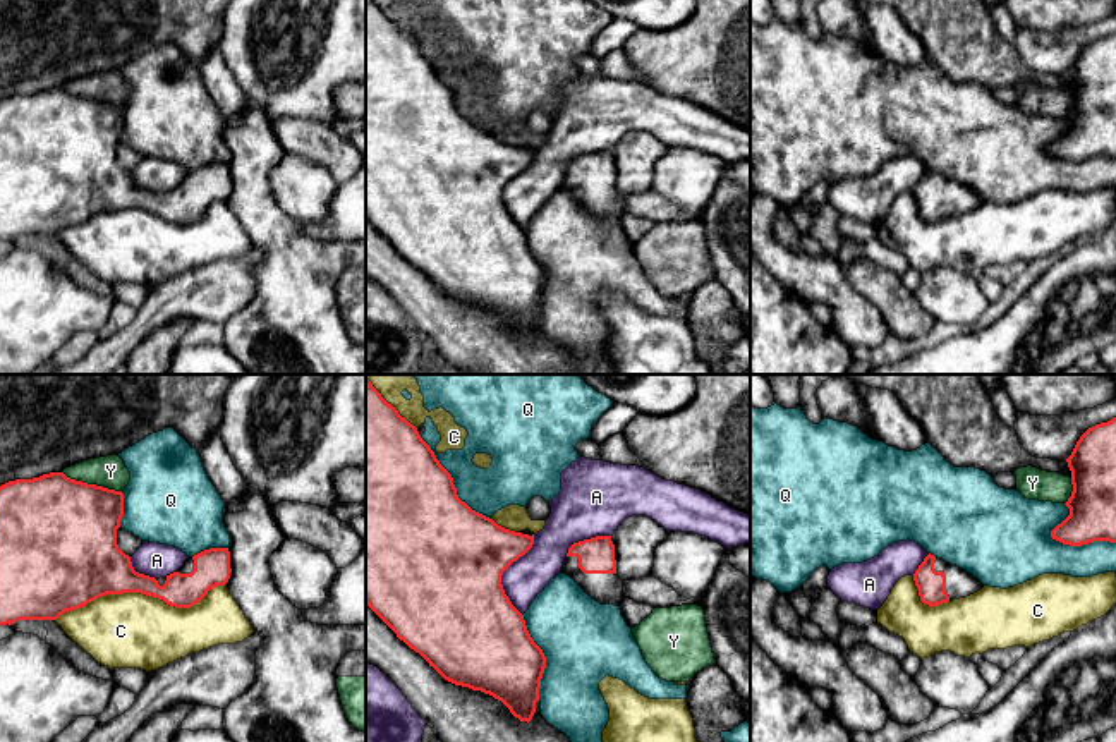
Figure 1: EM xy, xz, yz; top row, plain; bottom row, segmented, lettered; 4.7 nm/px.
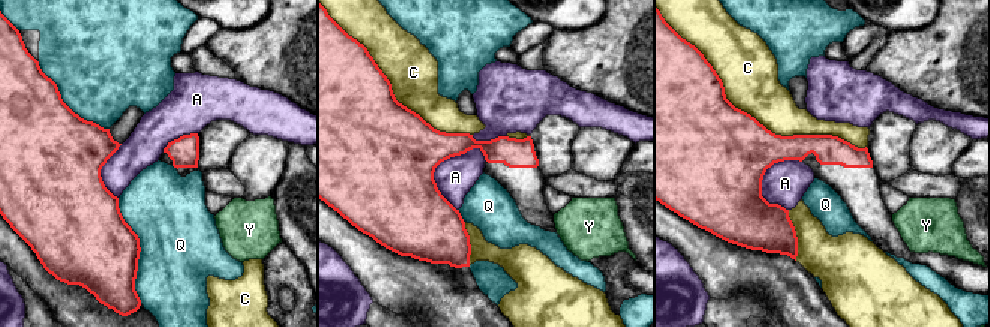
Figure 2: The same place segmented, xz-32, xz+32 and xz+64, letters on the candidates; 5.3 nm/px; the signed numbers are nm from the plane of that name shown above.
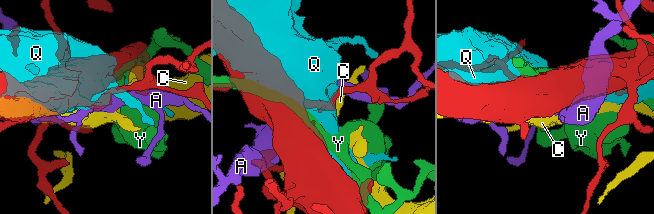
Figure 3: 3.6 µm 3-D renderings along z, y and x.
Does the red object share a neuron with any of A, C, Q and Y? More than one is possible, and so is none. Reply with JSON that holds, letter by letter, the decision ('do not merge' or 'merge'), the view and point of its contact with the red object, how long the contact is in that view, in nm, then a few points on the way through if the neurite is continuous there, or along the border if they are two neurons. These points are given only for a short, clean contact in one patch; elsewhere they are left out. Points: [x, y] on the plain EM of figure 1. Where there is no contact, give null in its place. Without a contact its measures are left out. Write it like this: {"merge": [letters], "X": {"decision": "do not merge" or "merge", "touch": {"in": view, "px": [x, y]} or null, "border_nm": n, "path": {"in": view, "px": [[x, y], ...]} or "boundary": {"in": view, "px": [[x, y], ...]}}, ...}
{"merge": [], "A": {"decision": "do not merge", "touch": {"in": "xz", "px": [502, 189]}, "border_nm": 380}, "C": {"decision": "do not merge", "touch": {"in": "xy", "px": [139, 206]}, "border_nm": 800}, "Q": {"decision": "do not merge", "touch": {"in": "yz", "px": [1080, 160]}, "border_nm": 320}, "Y": {"decision": "do not merge", "touch": {"in": "xy", "px": [93, 100]}, "border_nm": 300}}

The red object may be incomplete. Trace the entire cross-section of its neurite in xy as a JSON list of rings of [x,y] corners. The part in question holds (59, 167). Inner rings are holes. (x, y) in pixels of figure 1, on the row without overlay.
[[[50,88],[0,101],[0,240],[19,235],[57,235],[65,227],[106,211],[141,208],[175,223],[197,220],[209,204],[230,194],[228,163],[209,163],[189,172],[167,192],[134,186],[117,160],[124,132],[124,108]]]

